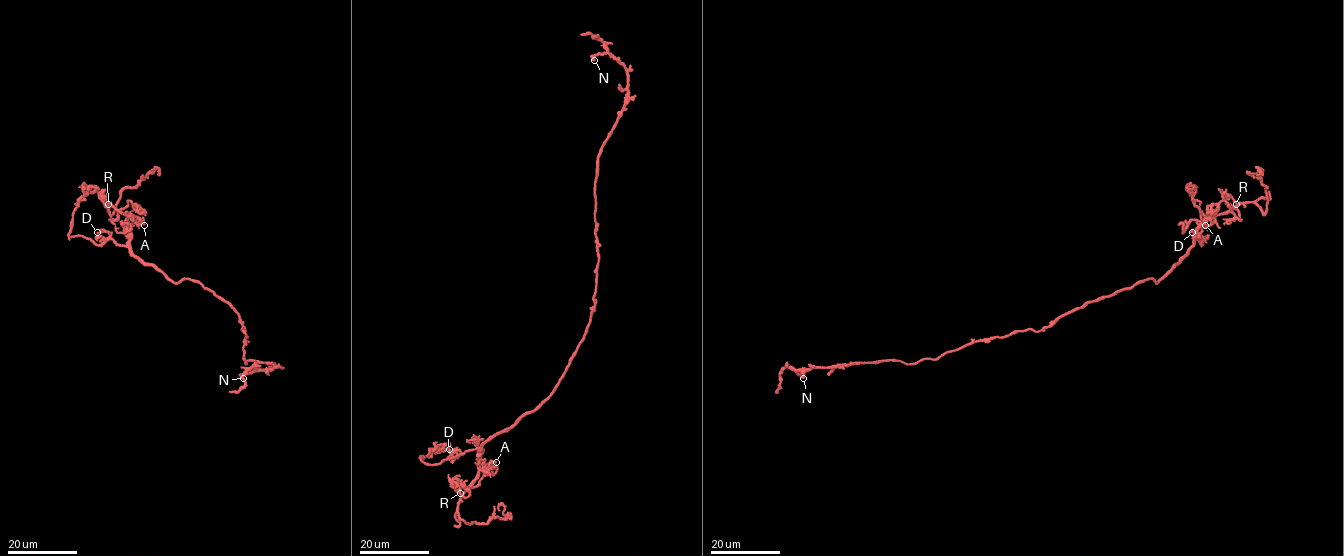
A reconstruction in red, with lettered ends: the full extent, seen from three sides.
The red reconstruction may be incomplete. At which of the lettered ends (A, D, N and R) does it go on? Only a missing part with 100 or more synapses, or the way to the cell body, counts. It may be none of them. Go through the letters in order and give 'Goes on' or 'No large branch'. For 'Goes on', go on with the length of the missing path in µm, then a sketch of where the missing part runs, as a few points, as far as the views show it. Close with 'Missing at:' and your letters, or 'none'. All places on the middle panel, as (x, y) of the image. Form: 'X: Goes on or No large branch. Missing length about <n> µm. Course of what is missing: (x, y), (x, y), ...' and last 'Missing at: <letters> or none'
A: No large branch
D: No large branch
N: No large branch
R: No large branch
Missing at: none

